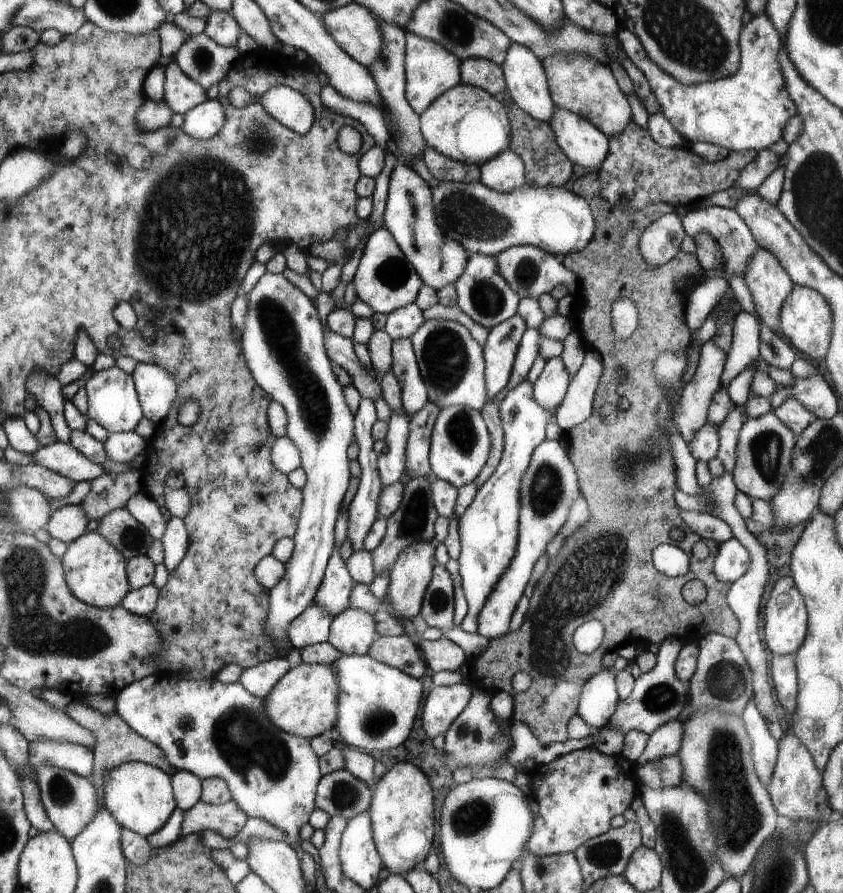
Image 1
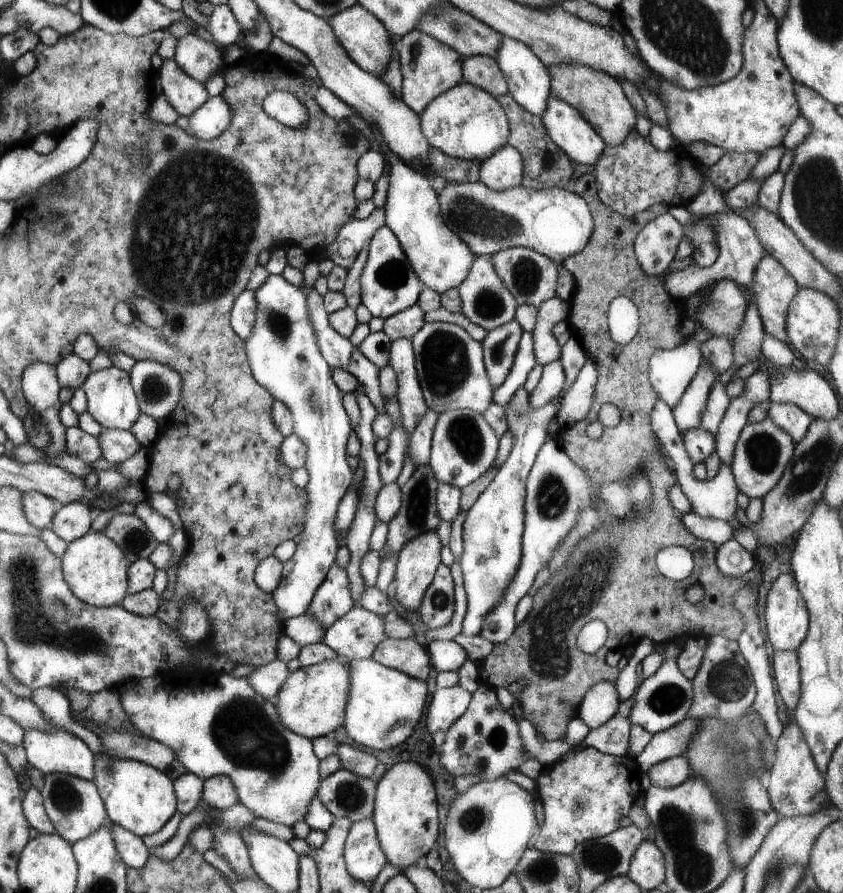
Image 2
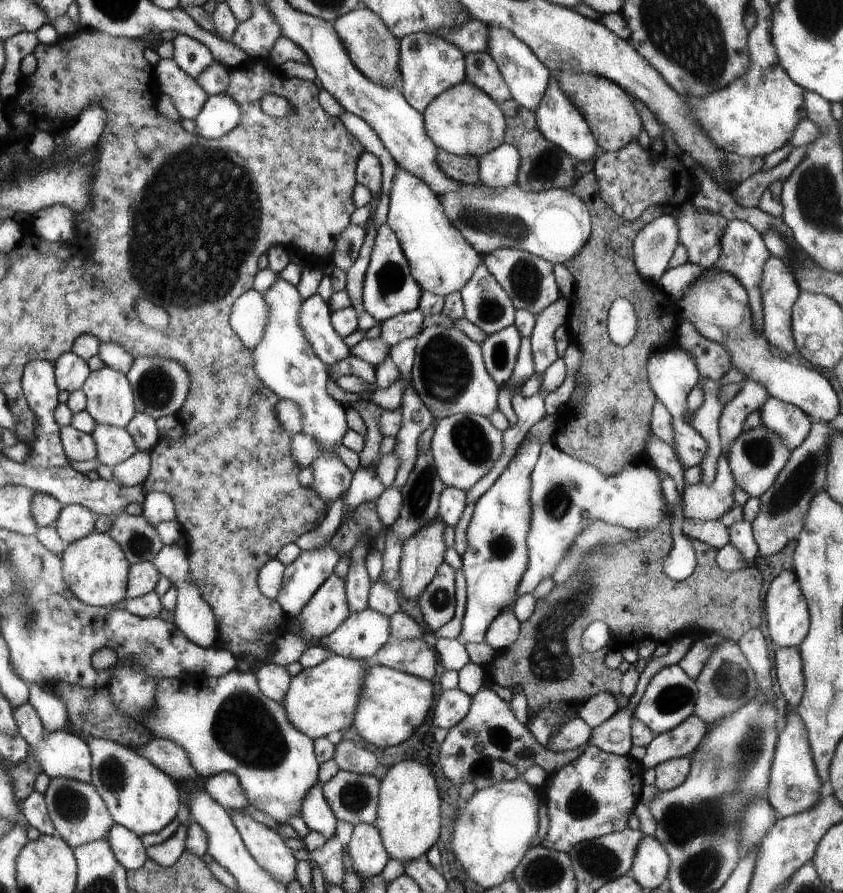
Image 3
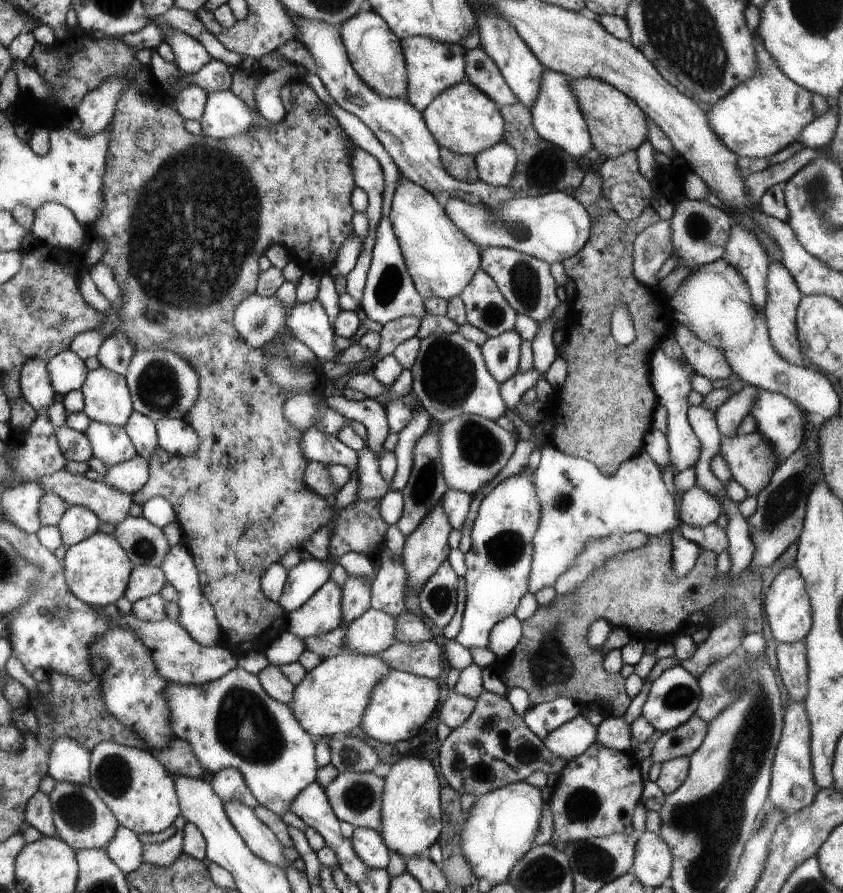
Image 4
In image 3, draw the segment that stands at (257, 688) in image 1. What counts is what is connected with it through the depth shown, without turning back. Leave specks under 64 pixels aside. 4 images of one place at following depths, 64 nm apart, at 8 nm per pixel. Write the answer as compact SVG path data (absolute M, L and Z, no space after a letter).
M263 662L259 666L259 670L255 672L255 678L257 678L259 690L267 698L271 698L271 700L275 700L279 704L285 702L285 694L289 690L291 674L283 666L275 666L275 664L265 664Z

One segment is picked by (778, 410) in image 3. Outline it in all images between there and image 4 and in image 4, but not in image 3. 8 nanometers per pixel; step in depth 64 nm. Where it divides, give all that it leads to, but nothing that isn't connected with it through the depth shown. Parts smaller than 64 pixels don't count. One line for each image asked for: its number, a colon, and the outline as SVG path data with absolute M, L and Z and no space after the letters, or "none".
4: M757 388L755 400L749 408L749 416L755 418L755 432L759 432L763 440L767 440L773 446L773 452L781 464L803 444L803 432L805 432L805 422L807 422L805 414L795 402L791 402L783 394Z

